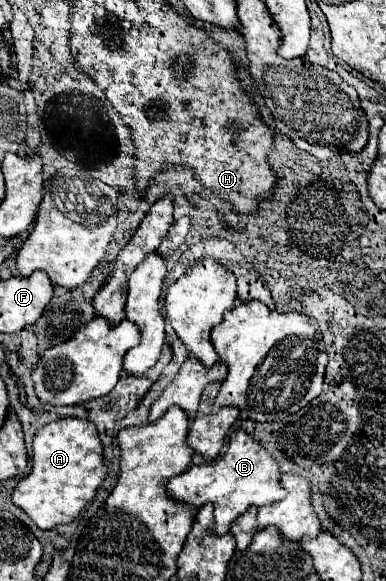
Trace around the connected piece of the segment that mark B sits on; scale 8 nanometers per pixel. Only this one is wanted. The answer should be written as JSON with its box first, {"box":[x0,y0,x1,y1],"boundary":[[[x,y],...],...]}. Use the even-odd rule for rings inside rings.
{"box":[169,429,287,535],"boundary":[[[243,429],[231,433],[229,449],[225,455],[217,457],[213,463],[201,463],[191,465],[185,473],[169,479],[169,495],[177,501],[189,503],[193,507],[201,507],[205,503],[215,503],[215,523],[217,533],[225,535],[231,527],[231,523],[243,515],[251,505],[269,505],[275,501],[285,499],[287,491],[281,487],[281,473],[279,463],[267,453],[267,449],[251,435],[247,435]]]}

